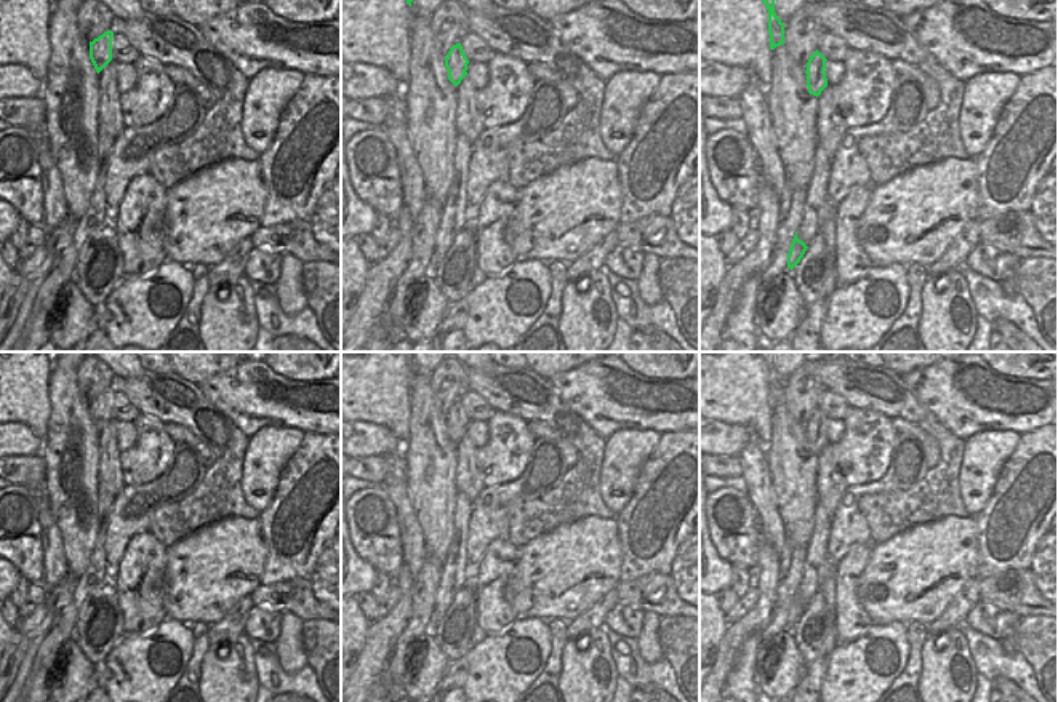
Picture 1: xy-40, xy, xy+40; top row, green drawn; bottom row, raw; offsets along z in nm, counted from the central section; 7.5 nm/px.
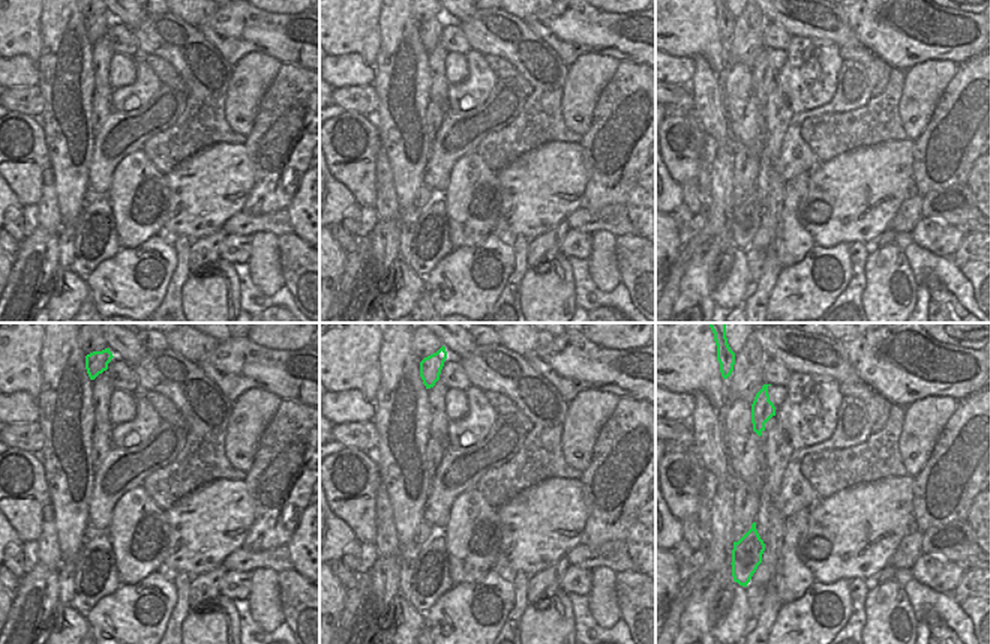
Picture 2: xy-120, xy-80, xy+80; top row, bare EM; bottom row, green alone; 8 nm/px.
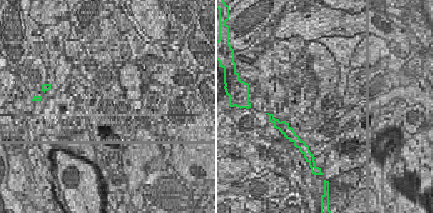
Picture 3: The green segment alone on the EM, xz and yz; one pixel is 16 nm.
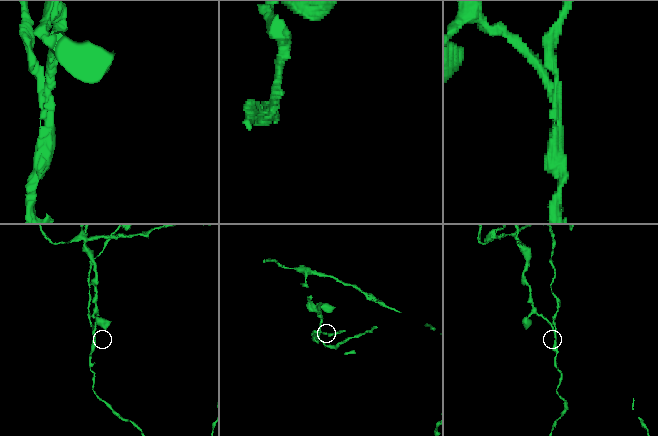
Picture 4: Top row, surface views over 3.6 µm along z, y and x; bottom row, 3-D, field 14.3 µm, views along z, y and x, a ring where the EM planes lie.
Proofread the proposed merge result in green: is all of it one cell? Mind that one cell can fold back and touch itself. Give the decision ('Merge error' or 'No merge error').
Merge error

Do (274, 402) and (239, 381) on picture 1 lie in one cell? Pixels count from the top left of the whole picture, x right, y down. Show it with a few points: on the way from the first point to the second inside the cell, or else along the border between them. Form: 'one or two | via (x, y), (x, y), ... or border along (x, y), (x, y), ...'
one | via (266, 398), (253, 395), (247, 389)

